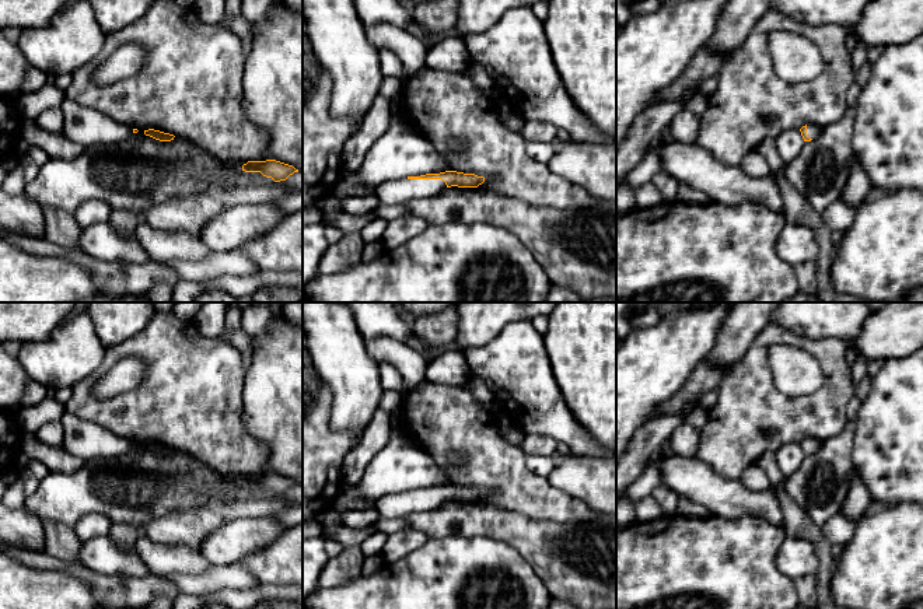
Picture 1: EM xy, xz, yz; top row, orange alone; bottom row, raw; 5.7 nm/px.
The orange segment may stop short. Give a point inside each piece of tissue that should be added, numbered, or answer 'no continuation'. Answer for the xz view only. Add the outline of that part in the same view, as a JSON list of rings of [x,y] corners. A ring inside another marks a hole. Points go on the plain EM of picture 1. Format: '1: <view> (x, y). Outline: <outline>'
1: xz (399, 504). Outline: [[[388,493],[374,503],[381,518],[402,518],[410,514],[426,512],[438,508],[445,496],[441,493]]]

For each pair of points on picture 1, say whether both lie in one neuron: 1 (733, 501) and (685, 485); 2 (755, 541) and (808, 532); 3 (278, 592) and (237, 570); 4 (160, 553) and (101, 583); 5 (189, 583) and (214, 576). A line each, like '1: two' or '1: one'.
1: one
2: two
3: two
4: two
5: one

